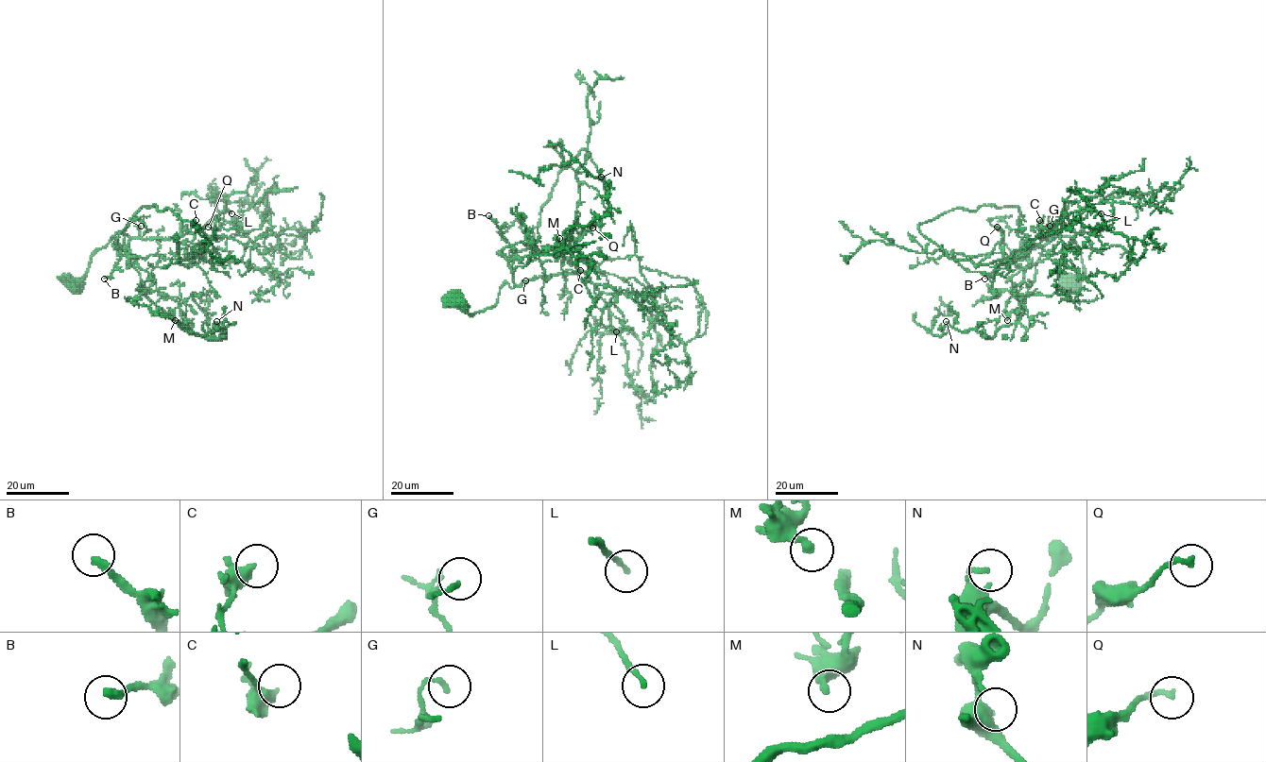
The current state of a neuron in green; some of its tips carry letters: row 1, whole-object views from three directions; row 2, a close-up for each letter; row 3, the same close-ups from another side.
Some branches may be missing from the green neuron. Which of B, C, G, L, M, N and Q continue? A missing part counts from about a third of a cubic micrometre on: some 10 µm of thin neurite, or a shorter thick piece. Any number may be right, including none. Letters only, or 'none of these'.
B, L

